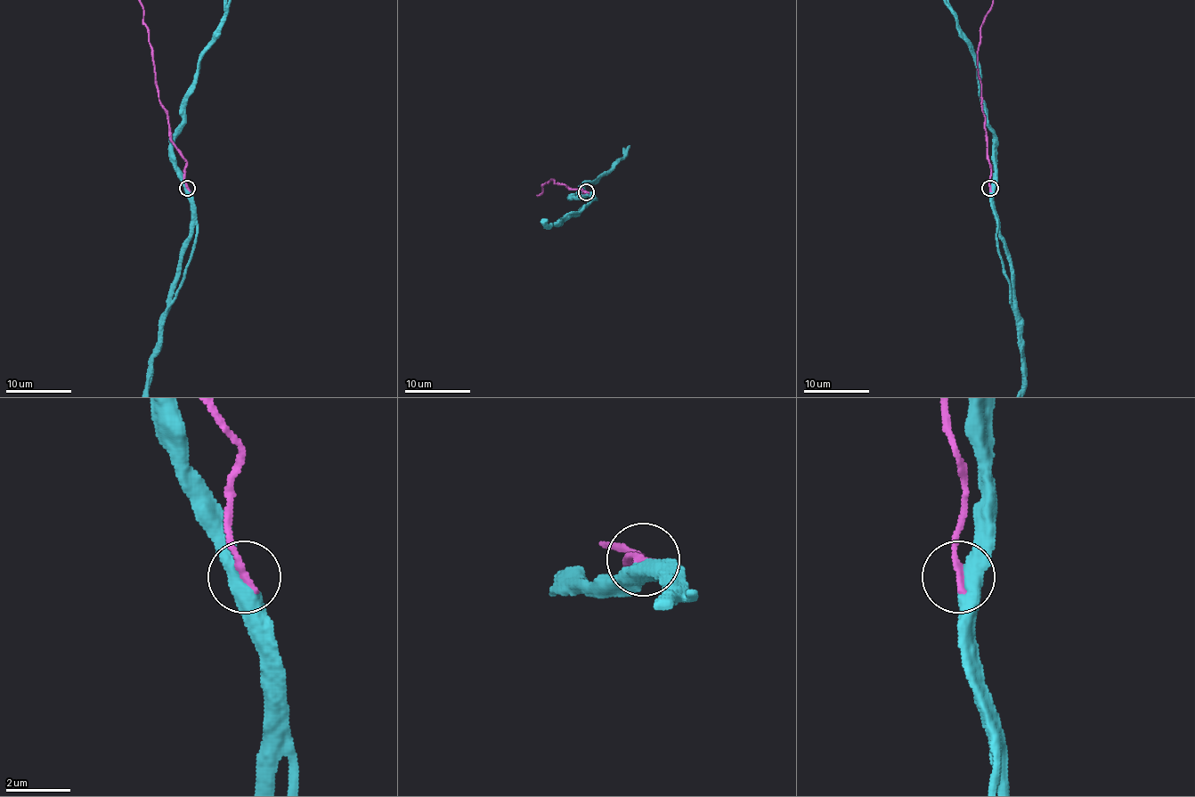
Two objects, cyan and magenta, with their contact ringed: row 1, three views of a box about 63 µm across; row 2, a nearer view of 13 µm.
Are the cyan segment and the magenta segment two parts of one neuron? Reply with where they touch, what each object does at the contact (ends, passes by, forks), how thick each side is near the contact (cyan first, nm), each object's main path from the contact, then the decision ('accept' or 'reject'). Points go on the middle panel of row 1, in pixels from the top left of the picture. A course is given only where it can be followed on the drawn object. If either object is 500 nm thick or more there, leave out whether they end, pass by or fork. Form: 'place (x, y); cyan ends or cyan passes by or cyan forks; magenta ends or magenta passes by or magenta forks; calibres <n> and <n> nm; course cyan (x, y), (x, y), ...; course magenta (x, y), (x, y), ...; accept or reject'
place (586, 191); calibres 500 and 220 nm; reject

